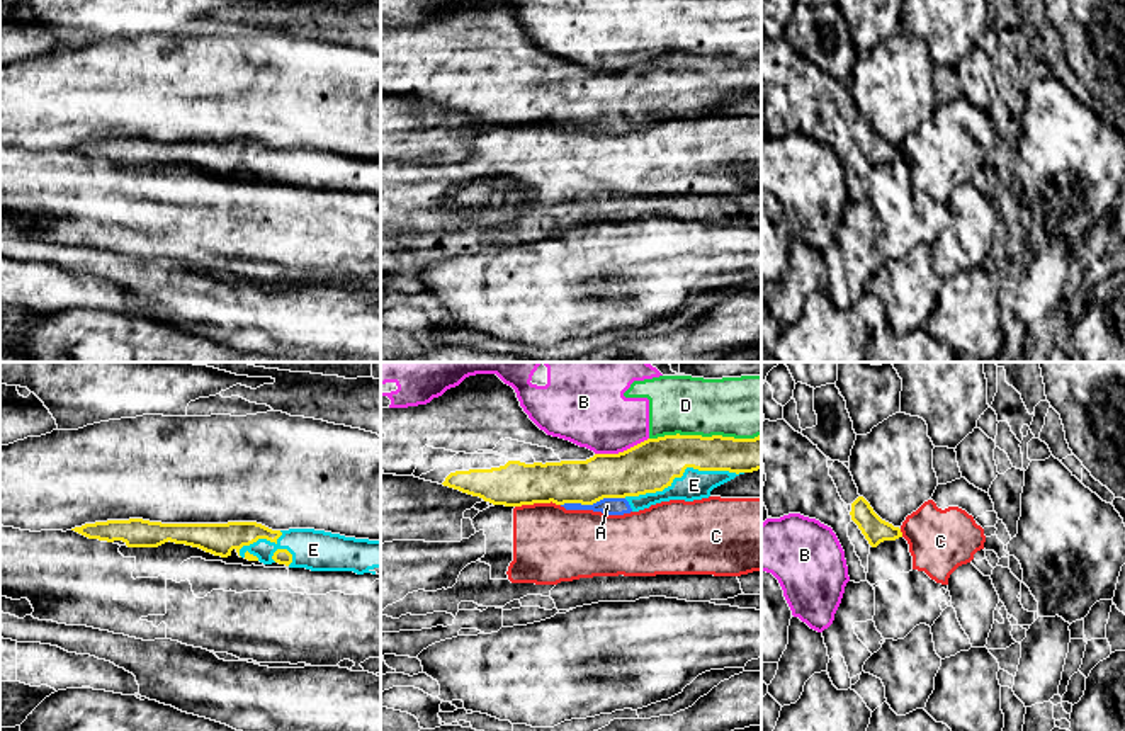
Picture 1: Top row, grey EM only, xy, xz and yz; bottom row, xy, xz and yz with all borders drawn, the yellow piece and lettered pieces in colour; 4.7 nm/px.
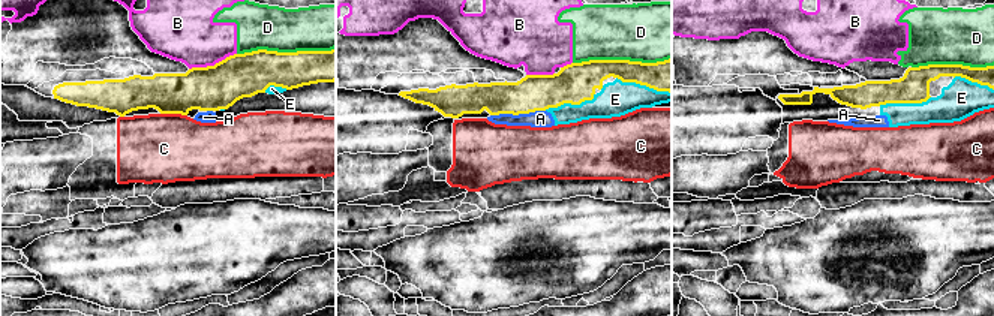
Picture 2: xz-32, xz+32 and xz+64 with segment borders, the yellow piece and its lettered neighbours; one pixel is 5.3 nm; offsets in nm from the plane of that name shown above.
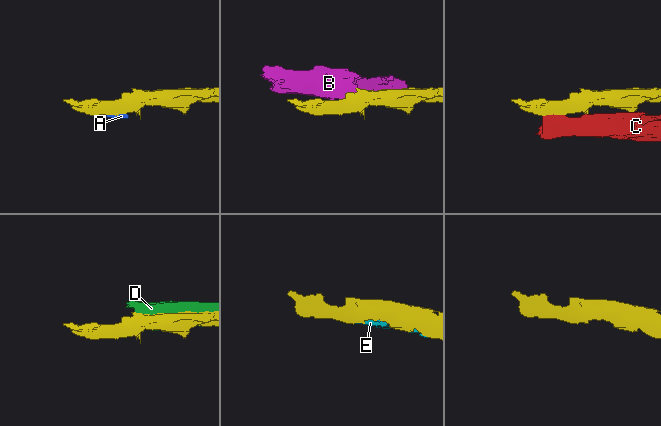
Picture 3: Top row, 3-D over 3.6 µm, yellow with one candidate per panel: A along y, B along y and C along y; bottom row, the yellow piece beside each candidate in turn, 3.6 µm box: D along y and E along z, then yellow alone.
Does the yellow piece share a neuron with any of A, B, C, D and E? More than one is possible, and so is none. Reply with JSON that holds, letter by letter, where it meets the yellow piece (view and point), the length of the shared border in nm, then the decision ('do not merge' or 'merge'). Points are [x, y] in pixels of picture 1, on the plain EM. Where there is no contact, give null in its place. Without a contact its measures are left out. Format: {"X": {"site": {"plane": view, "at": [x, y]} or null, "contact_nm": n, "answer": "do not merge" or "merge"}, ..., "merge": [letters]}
{"A": {"site": {"plane": "xz", "at": [592, 123]}, "contact_nm": 300, "answer": "merge"}, "B": {"site": {"plane": "xz", "at": [621, 72]}, "contact_nm": 260, "answer": "do not merge"}, "C": {"site": {"plane": "xz", "at": [537, 121]}, "contact_nm": 220, "answer": "do not merge"}, "D": {"site": {"plane": "xz", "at": [704, 56]}, "contact_nm": 550, "answer": "do not merge"}, "E": {"site": {"plane": "xz", "at": [684, 90]}, "contact_nm": 600, "answer": "merge"}, "merge": ["A", "E"]}

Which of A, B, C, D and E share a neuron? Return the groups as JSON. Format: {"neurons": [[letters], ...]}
{"neurons": [["A", "E"], ["B", "D"], ["C"]]}

